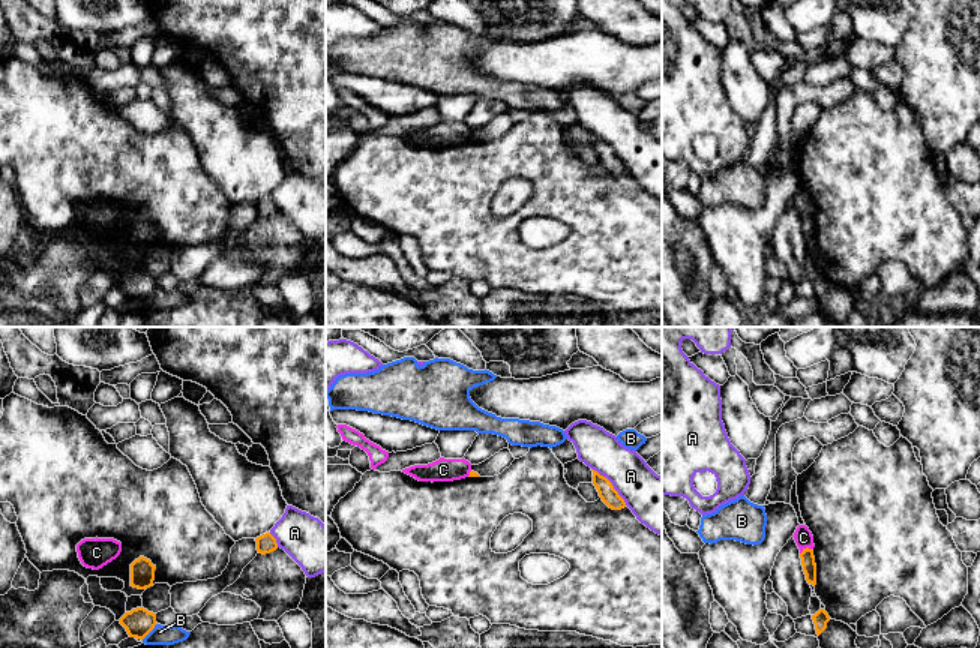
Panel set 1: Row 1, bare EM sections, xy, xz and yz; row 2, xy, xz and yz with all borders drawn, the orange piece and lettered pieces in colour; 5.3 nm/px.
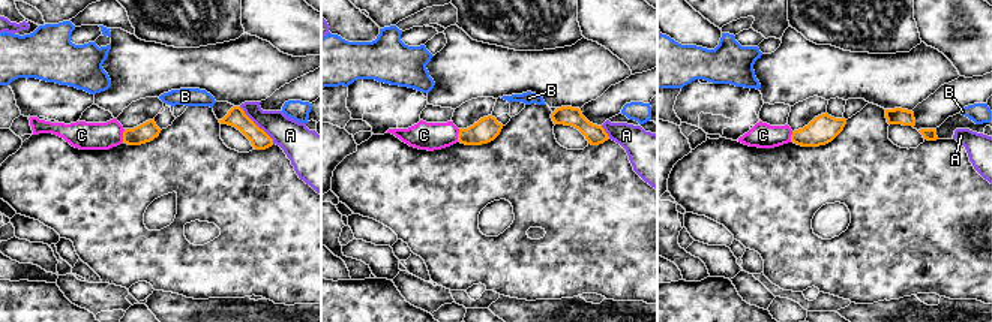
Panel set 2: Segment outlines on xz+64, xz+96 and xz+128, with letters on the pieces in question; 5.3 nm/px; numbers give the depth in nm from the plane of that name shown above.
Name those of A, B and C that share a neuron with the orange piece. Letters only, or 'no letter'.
no letter

